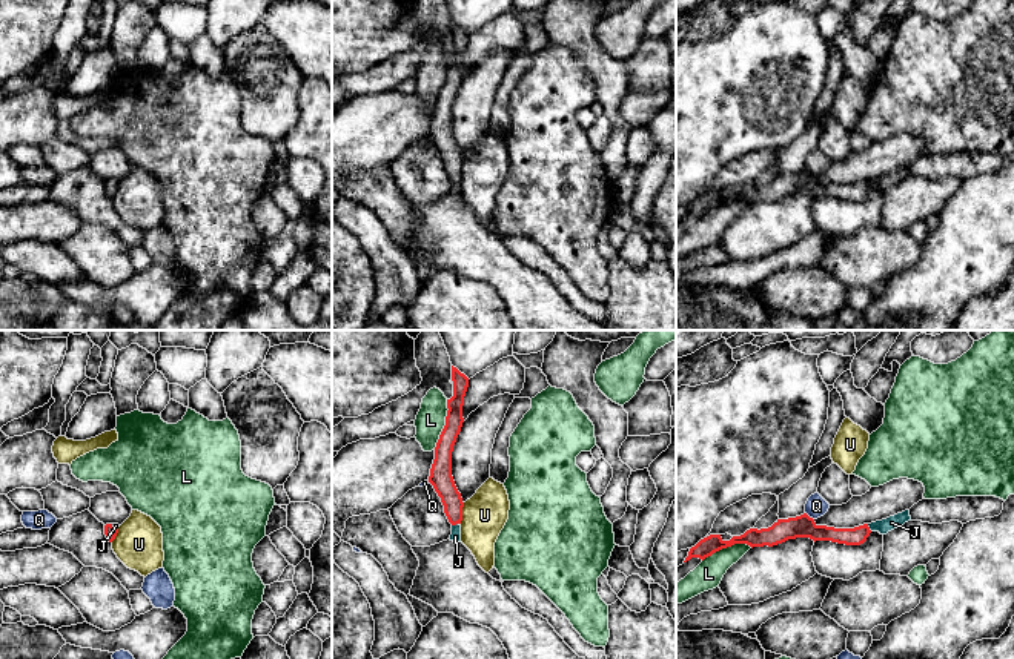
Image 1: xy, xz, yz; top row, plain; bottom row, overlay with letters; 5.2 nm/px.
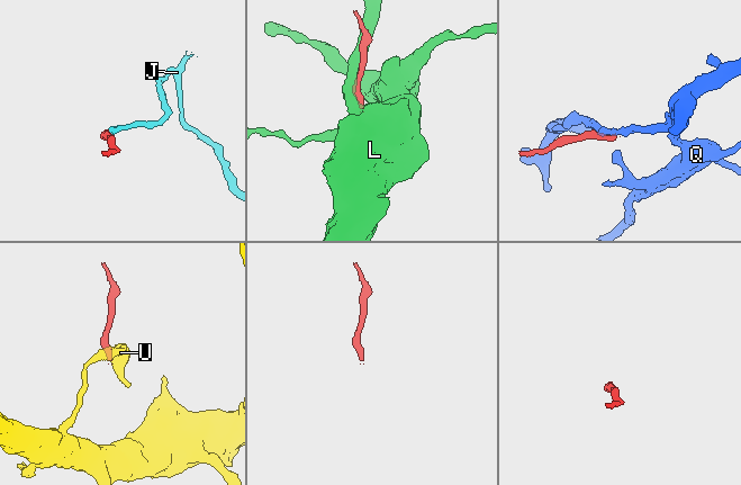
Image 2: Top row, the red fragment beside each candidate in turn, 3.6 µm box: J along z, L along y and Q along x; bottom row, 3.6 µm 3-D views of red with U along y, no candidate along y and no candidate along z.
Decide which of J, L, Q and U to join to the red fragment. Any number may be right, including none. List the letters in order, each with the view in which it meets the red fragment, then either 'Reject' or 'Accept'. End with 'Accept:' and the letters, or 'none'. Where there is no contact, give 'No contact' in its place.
J: Touches red in xz. Accept
L: Touches red in xz. Reject
Q: Touches red in yz. Reject
U: Touches red in xz. Reject
Accept: J

